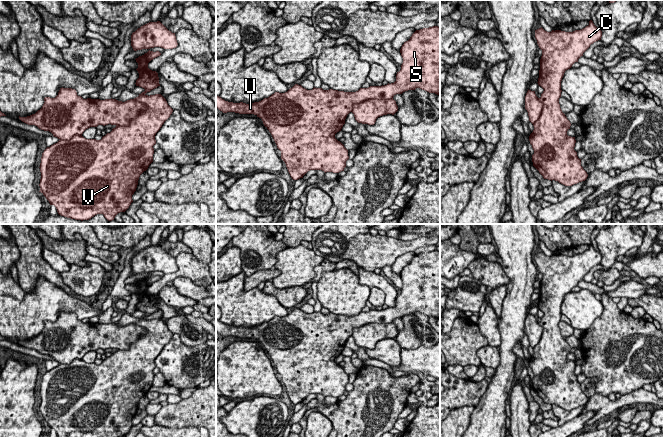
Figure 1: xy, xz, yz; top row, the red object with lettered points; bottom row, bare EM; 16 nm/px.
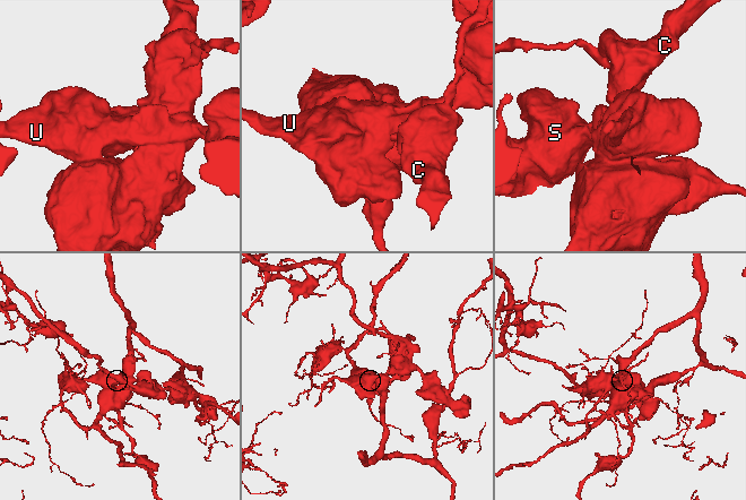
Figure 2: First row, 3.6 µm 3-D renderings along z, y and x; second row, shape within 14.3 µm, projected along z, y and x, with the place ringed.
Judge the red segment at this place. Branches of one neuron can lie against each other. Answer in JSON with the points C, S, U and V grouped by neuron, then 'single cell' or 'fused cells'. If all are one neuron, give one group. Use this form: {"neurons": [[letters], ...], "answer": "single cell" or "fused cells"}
{"neurons": [["C", "S", "U", "V"]], "answer": "single cell"}

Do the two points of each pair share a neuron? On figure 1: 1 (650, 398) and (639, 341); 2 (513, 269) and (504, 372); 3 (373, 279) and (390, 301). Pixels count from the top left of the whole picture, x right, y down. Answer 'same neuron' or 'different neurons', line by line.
1: different neurons
2: same neuron
3: same neuron

